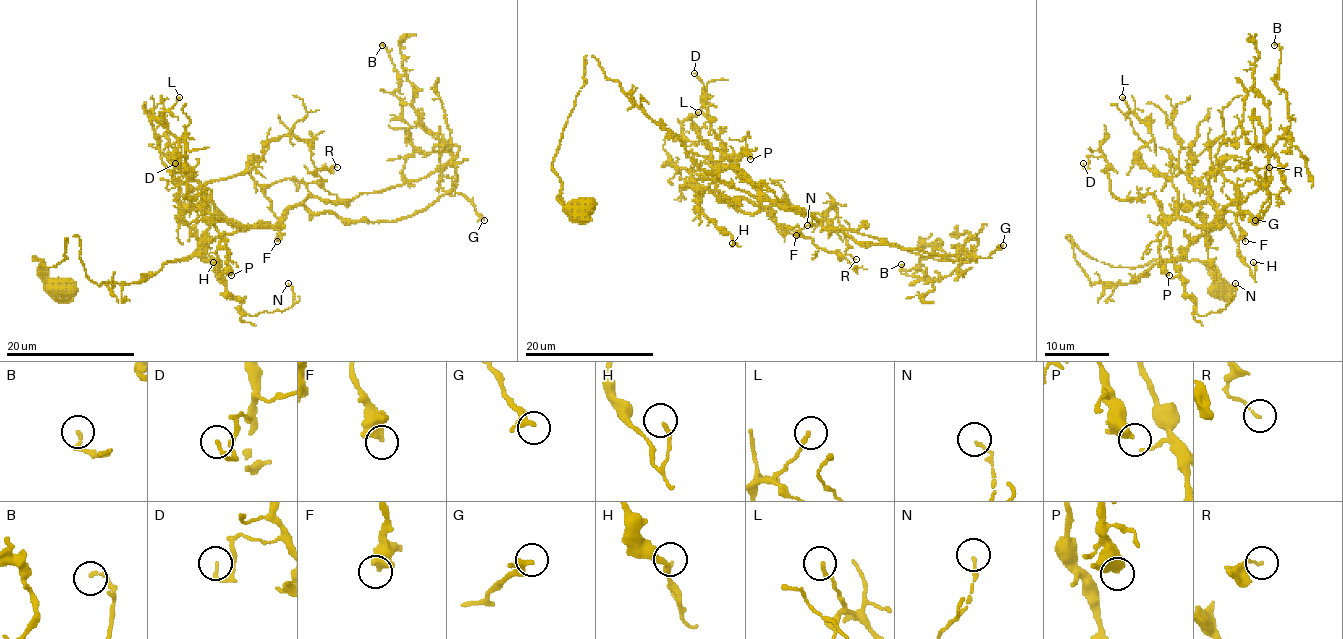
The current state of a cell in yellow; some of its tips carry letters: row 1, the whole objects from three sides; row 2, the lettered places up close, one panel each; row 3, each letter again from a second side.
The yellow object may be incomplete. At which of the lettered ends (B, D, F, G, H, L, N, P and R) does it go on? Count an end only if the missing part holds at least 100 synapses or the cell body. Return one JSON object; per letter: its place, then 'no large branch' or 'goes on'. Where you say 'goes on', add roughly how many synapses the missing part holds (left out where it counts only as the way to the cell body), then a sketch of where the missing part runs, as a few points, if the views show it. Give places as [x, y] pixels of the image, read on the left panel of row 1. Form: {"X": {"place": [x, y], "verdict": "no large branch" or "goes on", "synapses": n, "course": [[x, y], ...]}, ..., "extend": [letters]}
{"B": {"place": [382, 45], "verdict": "no large branch"}, "D": {"place": [175, 163], "verdict": "no large branch"}, "F": {"place": [277, 241], "verdict": "no large branch"}, "G": {"place": [484, 220], "verdict": "no large branch"}, "H": {"place": [213, 262], "verdict": "no large branch"}, "L": {"place": [179, 97], "verdict": "no large branch"}, "N": {"place": [288, 283], "verdict": "no large branch"}, "P": {"place": [231, 275], "verdict": "no large branch"}, "R": {"place": [337, 167], "verdict": "no large branch"}, "extend": []}

